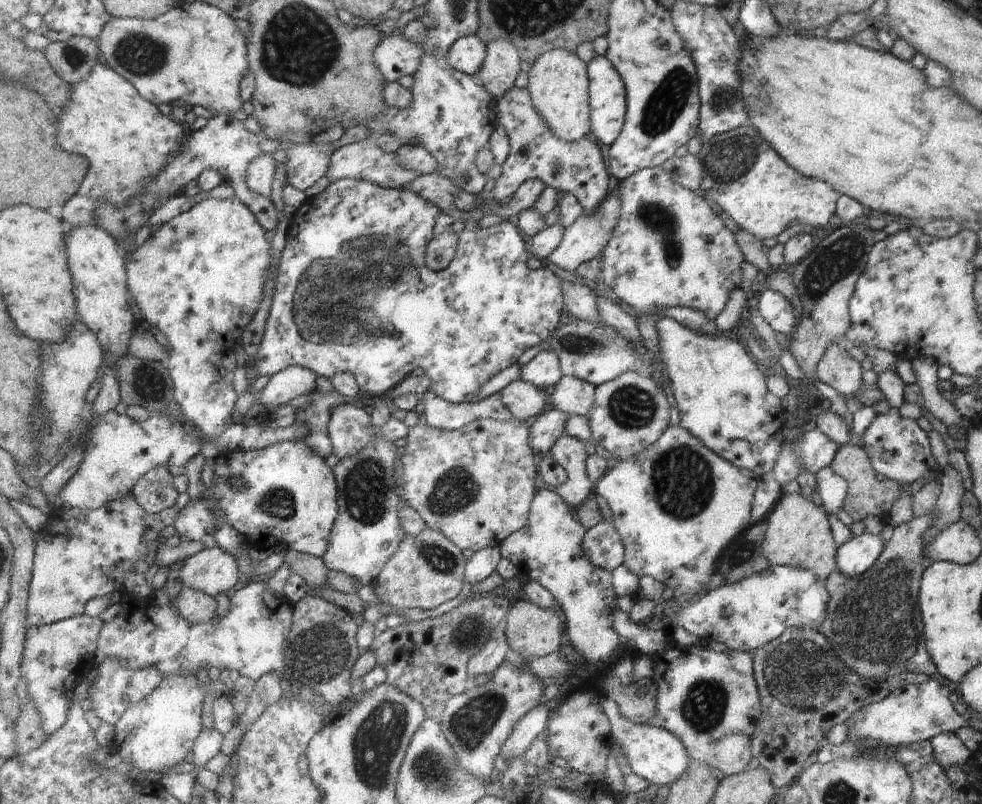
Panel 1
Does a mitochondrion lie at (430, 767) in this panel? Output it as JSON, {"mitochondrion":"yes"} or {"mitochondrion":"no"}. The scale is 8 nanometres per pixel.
{"mitochondrion":"yes"}

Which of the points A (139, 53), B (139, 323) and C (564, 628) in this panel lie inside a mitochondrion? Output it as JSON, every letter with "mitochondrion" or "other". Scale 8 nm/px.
{"A":"mitochondrion","B":"other","C":"other"}

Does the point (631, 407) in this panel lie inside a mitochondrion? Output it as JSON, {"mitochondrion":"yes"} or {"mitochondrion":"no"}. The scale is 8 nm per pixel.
{"mitochondrion":"yes"}

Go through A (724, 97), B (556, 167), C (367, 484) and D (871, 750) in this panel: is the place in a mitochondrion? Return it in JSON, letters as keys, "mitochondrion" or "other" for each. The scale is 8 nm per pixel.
{"A":"mitochondrion","B":"mitochondrion","C":"mitochondrion","D":"other"}

